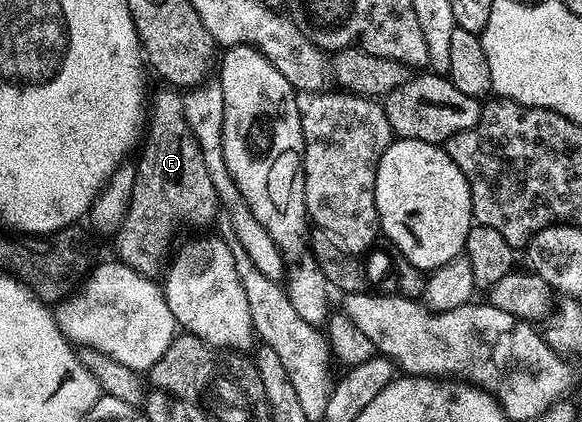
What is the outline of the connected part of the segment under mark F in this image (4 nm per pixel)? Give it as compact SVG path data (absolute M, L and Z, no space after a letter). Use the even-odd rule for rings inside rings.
M163 86L152 100L150 97L149 119L142 144L143 153L137 156L132 201L114 239L122 263L143 276L155 278L158 272L160 275L169 256L169 249L163 245L163 236L173 236L177 230L171 224L171 216L183 212L187 204L199 204L199 212L217 212L221 205L219 195L213 190L213 182L209 182L209 174L205 171L201 146L197 146L197 138L193 138L193 130L189 130L189 122L185 120L183 96L176 89Z

